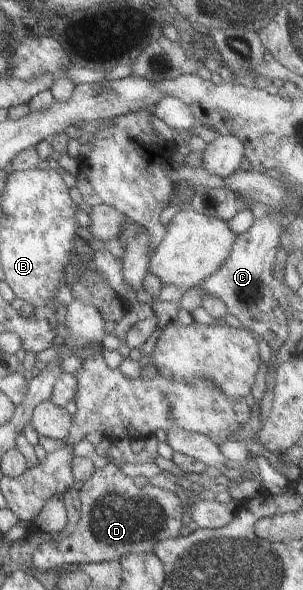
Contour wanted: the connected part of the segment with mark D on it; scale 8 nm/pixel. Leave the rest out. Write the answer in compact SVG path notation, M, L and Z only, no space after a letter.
M110 459L105 467L96 469L77 487L80 499L79 521L68 537L58 537L56 540L46 537L34 541L35 551L31 553L31 563L35 572L54 571L56 567L63 567L65 570L65 566L74 564L118 561L122 555L133 552L151 553L156 541L177 537L177 533L179 533L185 520L180 499L175 493L149 484L142 487L135 486L132 478L125 476L116 463Z

